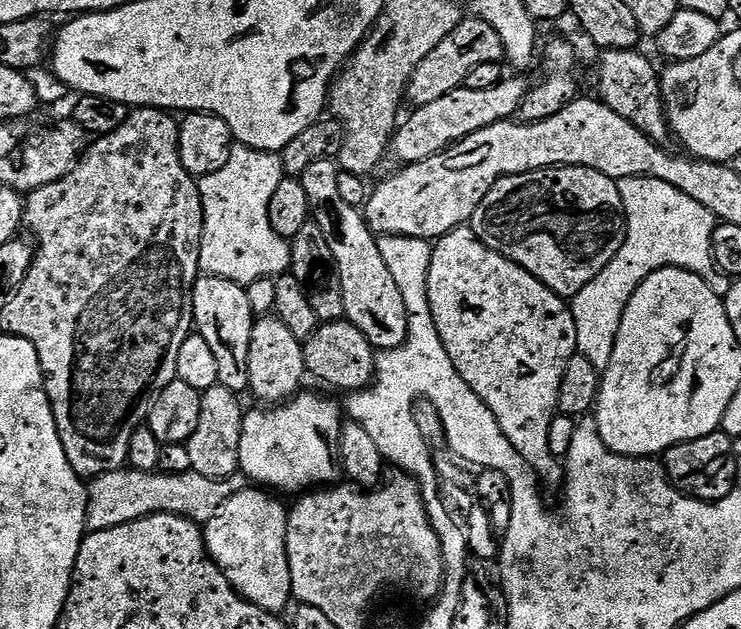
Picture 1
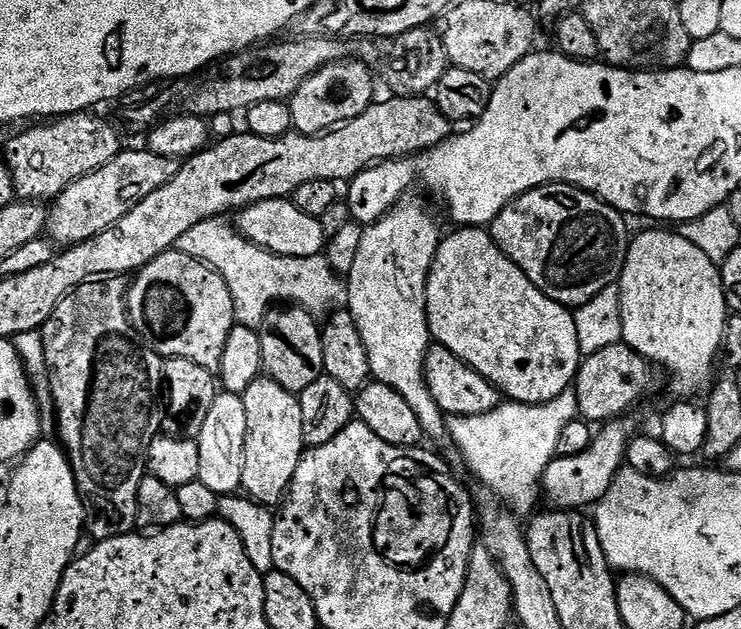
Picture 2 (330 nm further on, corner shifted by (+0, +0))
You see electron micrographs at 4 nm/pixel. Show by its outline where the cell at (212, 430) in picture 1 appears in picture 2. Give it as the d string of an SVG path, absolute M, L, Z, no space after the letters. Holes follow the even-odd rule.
M221 391L214 398L214 406L210 406L210 414L206 414L206 422L202 422L198 433L200 445L200 481L210 490L214 490L217 496L222 497L235 493L242 482L242 462L246 454L246 406L243 395L236 395L227 391Z

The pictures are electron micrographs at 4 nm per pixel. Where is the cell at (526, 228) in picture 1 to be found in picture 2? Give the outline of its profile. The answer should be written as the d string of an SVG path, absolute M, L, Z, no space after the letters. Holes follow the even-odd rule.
M543 184L511 200L502 214L492 220L490 231L494 243L519 266L530 282L534 282L534 286L538 286L538 290L542 290L542 294L575 310L619 281L630 243L627 222L625 213L573 184Z

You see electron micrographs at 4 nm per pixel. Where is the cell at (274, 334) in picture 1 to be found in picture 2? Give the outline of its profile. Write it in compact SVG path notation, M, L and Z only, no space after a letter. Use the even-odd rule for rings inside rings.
M267 374L250 382L243 392L246 406L246 454L242 462L242 482L240 488L246 493L247 499L265 506L276 506L283 501L288 493L290 482L294 478L294 470L298 470L298 462L304 457L306 445L302 438L302 406L297 393L278 386Z

